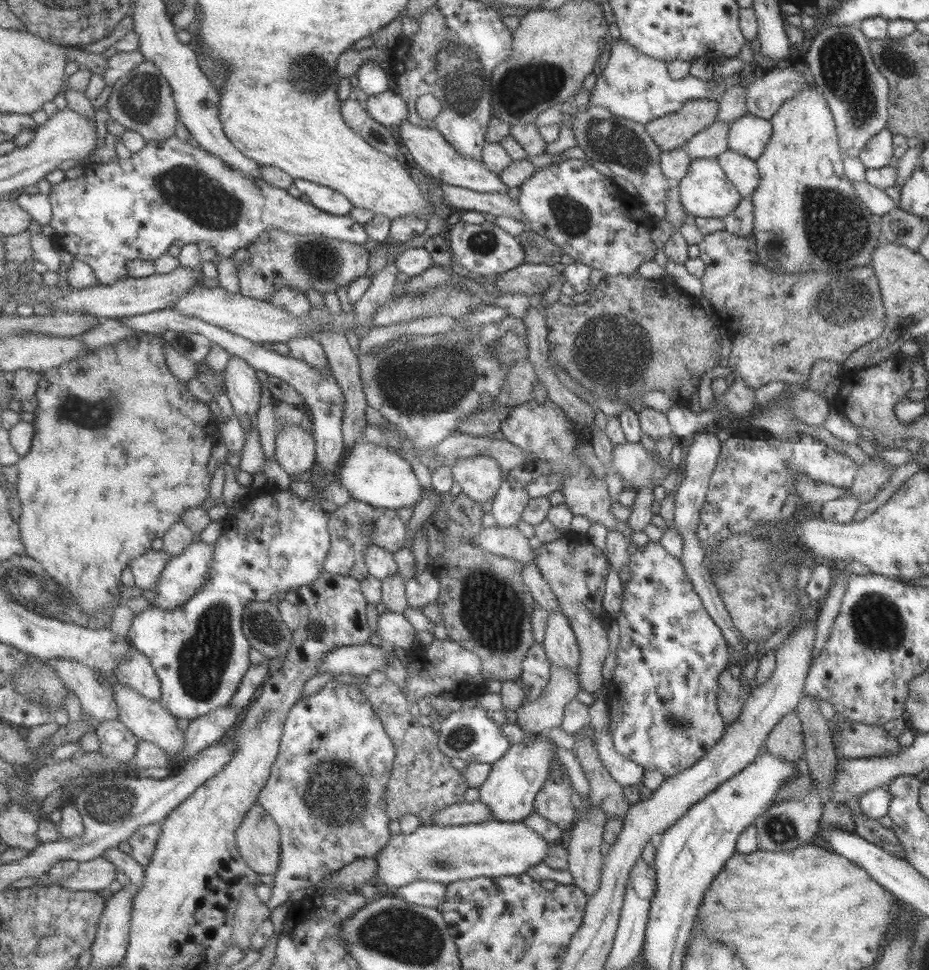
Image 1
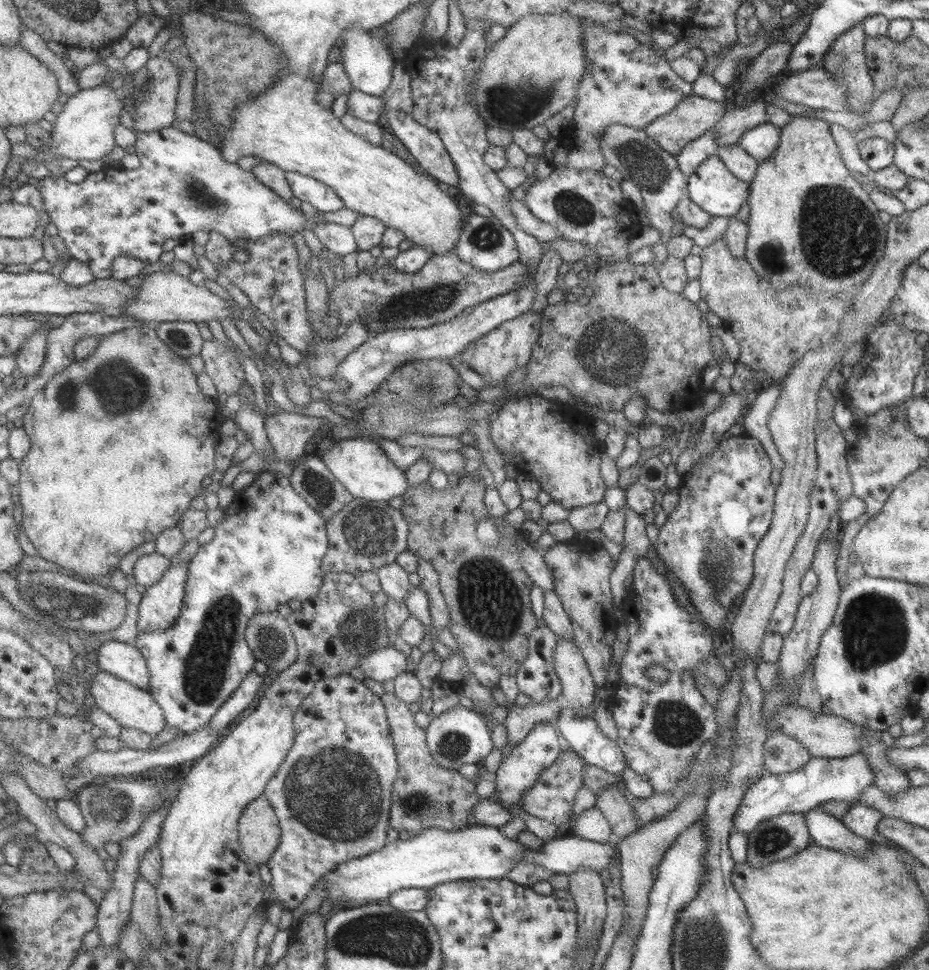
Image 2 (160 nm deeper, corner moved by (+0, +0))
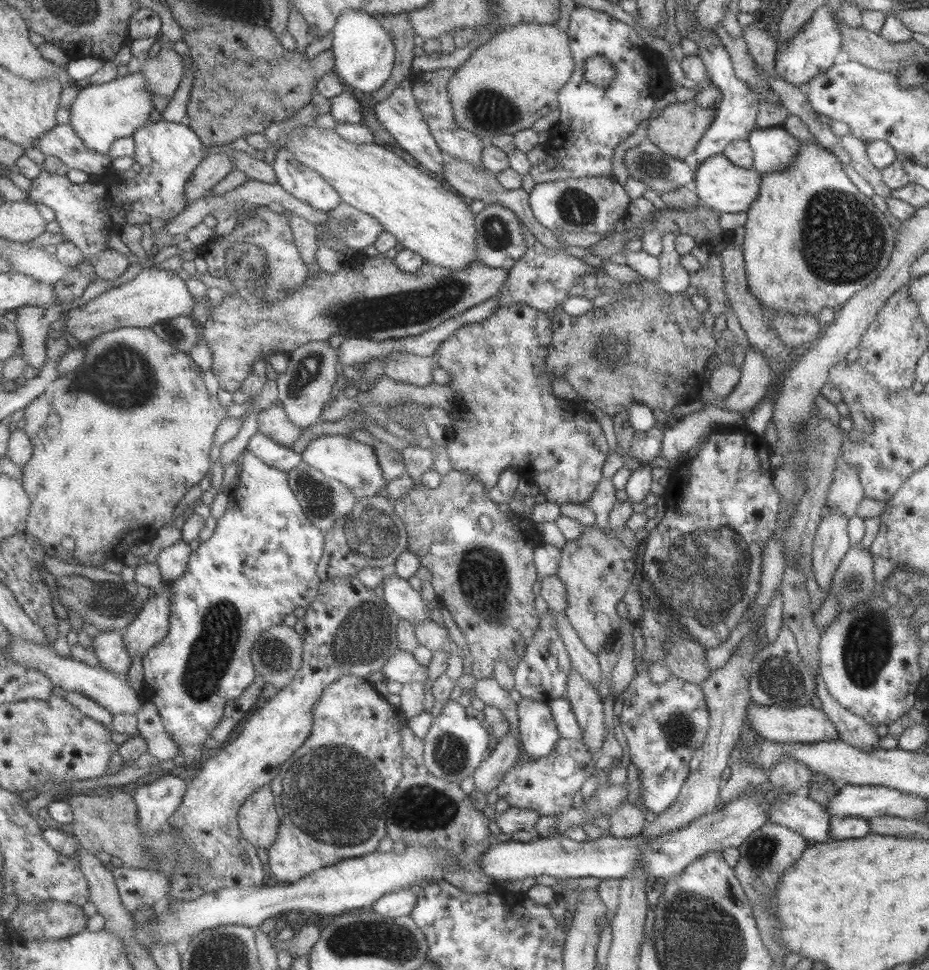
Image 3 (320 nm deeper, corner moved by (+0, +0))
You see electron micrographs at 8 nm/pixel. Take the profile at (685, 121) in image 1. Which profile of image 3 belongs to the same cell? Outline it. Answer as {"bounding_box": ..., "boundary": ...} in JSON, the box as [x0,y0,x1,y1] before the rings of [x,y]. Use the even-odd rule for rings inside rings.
{"bounding_box":[646,99,714,160],"boundary":[[[693,99],[684,103],[671,103],[661,109],[660,113],[649,121],[646,137],[667,156],[683,160],[687,155],[694,152],[695,145],[711,124],[714,116],[714,106],[703,109],[695,105]]]}

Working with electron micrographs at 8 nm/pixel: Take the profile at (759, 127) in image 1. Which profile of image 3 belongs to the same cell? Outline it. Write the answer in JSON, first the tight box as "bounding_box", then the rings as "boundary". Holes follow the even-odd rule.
{"bounding_box":[746,126,800,173],"boundary":[[[783,126],[755,128],[746,141],[752,150],[753,169],[758,173],[787,168],[800,146],[799,139],[787,133]]]}

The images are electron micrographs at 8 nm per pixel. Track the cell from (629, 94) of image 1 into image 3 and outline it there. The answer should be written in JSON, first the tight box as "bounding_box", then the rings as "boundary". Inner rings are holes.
{"bounding_box":[528,6,671,184],"boundary":[[[575,6],[566,32],[573,70],[558,90],[554,120],[557,130],[544,144],[545,160],[530,165],[528,173],[534,184],[568,178],[611,178],[613,149],[649,116],[655,101],[671,84],[661,56],[653,52],[631,26],[605,12]],[[590,56],[604,56],[612,64],[616,75],[607,86],[593,86],[584,80],[582,64]]]}

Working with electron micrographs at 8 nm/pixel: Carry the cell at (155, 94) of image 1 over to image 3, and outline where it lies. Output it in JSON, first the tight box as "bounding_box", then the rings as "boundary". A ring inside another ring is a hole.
{"bounding_box":[141,38,185,100],"boundary":[[[160,38],[160,41],[161,50],[156,57],[142,64],[141,70],[145,73],[153,90],[161,96],[170,97],[171,100],[185,74],[184,58],[177,50],[171,49],[168,40]]]}

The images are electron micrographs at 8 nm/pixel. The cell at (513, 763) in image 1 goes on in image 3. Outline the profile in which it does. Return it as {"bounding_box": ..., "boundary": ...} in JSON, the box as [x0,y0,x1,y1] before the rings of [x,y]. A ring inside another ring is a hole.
{"bounding_box":[515,697,560,760],"boundary":[[[521,697],[515,704],[523,754],[531,760],[547,757],[560,738],[550,709],[544,702],[530,698]]]}

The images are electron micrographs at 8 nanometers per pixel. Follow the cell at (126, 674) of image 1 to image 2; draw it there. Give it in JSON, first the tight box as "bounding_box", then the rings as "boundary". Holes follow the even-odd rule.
{"bounding_box":[97,638,151,690],"boundary":[[[111,638],[99,647],[97,665],[139,688],[150,690],[151,675],[147,659],[137,646]]]}

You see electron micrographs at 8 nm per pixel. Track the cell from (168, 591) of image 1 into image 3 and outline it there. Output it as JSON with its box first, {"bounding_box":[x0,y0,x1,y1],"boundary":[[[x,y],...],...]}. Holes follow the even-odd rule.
{"bounding_box":[124,584,173,660],"boundary":[[[167,584],[147,602],[137,618],[124,630],[126,647],[133,658],[139,656],[143,660],[149,650],[169,634],[173,608],[171,593],[171,584]]]}

